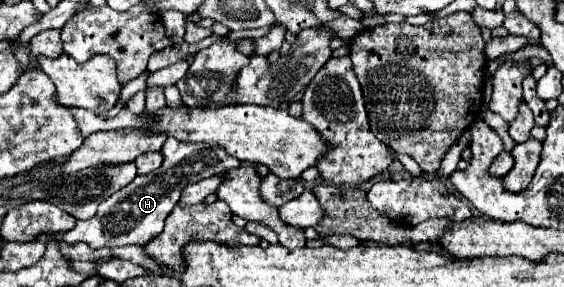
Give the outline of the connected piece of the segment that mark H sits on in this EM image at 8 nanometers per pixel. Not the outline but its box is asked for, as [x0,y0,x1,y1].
[55,137,239,247]

